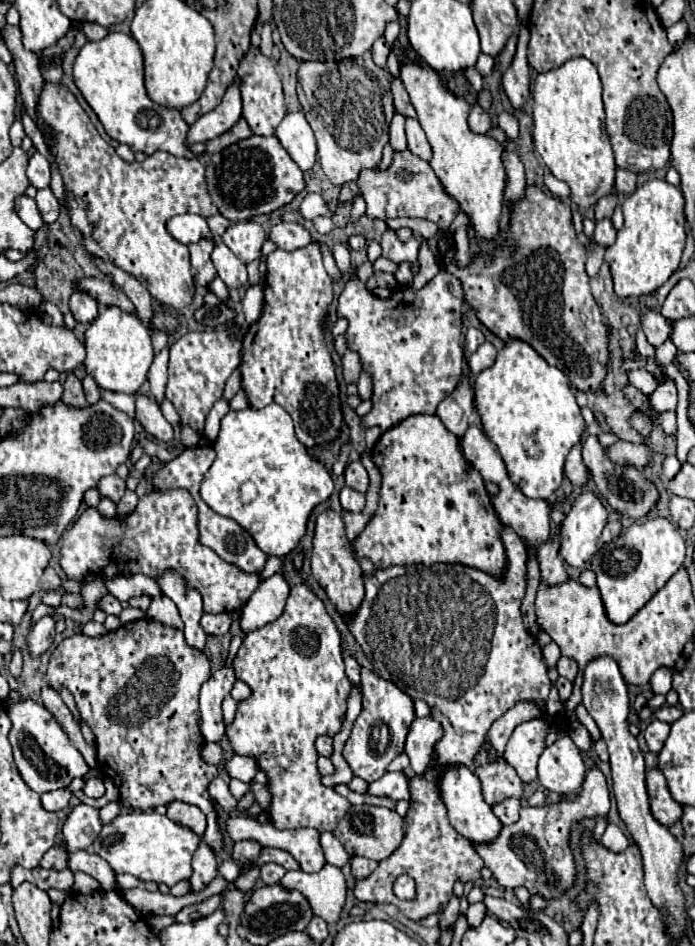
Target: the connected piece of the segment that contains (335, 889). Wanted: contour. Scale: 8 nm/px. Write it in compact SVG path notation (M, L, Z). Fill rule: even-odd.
M325 864L319 872L285 872L281 886L289 890L299 890L311 904L313 914L323 918L327 924L339 920L339 914L345 906L347 884L339 868Z

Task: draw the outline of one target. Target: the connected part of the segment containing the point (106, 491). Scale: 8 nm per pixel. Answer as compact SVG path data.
M117 474L103 476L99 480L97 490L99 490L101 498L109 498L109 500L113 500L117 504L121 500L121 496L125 494L125 480L121 480Z

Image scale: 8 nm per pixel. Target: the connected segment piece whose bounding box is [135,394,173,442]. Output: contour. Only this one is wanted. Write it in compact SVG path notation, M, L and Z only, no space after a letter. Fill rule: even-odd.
M143 394L135 396L135 406L137 406L137 420L139 424L147 430L147 434L155 436L157 440L171 442L173 440L173 428L171 424L163 418L159 404Z

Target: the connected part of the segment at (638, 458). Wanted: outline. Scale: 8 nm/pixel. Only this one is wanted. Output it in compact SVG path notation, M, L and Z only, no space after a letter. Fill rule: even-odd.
M619 440L611 446L607 446L605 454L617 466L635 466L639 470L645 470L653 462L653 454L651 454L647 440L641 444L631 444L631 442Z

